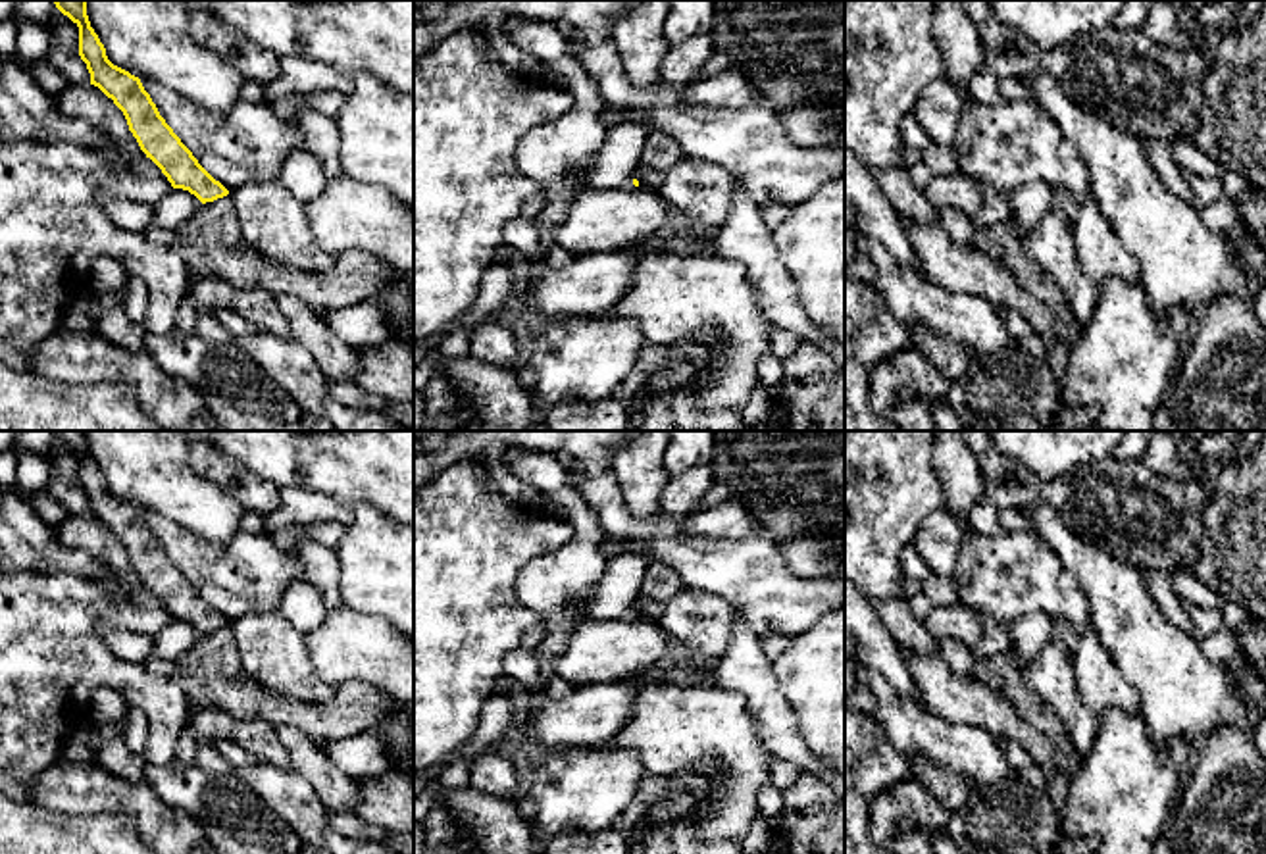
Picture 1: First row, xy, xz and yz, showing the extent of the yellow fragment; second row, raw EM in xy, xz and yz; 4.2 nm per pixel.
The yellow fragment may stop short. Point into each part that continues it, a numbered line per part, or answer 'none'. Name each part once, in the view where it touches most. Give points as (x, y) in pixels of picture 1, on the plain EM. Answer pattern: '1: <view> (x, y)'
none

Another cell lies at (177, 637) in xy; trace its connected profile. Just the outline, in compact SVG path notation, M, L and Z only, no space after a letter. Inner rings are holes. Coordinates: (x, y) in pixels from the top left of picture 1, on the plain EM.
M171 619L162 631L154 635L154 656L175 662L187 654L202 637L202 633L183 619Z

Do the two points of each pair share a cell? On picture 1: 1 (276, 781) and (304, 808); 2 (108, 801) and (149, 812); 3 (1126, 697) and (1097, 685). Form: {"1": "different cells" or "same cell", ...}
{"1": "same cell", "2": "same cell", "3": "same cell"}

